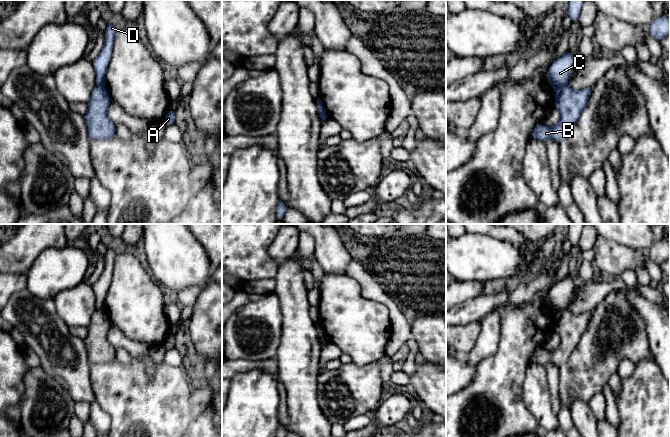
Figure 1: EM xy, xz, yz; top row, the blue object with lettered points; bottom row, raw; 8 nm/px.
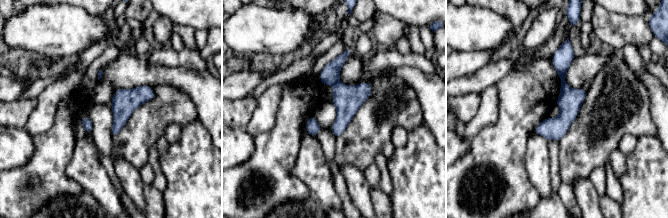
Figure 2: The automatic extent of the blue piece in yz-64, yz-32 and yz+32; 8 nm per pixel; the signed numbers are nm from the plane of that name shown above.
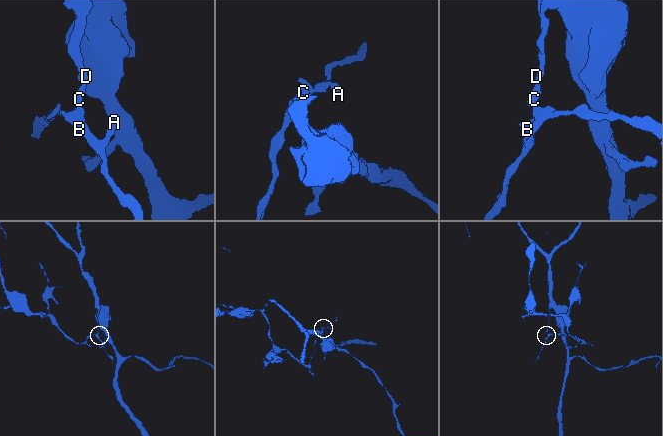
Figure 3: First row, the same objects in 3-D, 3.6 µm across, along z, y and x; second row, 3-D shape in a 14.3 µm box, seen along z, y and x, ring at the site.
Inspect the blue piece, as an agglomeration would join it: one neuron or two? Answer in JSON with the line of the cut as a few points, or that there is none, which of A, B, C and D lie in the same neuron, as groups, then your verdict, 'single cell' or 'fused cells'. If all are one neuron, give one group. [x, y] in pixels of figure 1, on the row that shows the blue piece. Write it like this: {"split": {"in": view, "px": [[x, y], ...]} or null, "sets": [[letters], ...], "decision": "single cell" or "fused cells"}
{"split": {"in": "yz", "px": [[566, 84], [555, 89]]}, "sets": [["A", "B"], ["C", "D"]], "decision": "fused cells"}

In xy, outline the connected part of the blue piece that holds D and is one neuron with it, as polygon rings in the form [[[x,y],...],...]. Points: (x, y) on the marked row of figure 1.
[[[107,22],[104,46],[100,54],[92,62],[95,74],[96,74],[96,85],[104,85],[105,74],[110,63],[112,52],[113,52],[113,41],[117,28],[112,24],[112,22]]]

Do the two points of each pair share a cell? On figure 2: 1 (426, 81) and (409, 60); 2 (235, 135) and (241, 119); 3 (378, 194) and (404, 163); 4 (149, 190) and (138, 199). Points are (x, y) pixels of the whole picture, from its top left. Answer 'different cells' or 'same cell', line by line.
1: different cells
2: different cells
3: different cells
4: different cells

